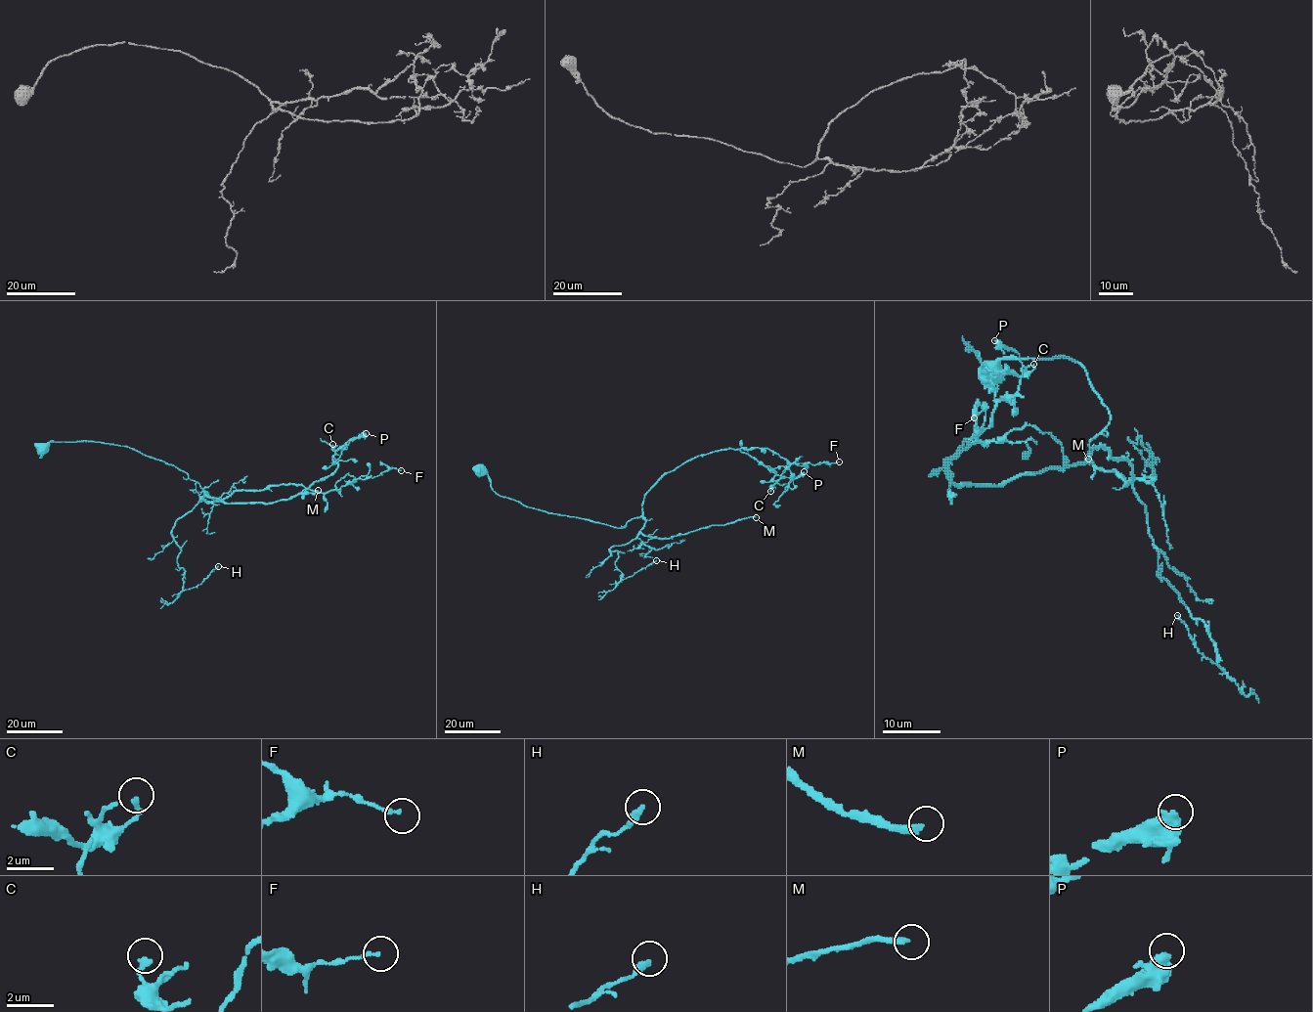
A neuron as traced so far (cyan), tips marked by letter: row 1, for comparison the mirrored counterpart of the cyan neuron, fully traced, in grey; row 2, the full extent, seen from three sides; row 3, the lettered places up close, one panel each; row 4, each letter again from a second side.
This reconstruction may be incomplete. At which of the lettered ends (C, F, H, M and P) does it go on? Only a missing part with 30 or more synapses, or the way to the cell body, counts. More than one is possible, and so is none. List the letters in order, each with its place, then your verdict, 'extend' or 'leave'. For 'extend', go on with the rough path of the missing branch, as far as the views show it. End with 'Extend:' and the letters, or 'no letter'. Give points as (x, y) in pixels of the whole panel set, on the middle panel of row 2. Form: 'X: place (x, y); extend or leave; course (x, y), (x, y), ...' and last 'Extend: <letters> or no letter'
C: place (770, 491); leave
F: place (839, 462); leave
H: place (656, 560); leave
M: place (756, 517); extend; course (756, 517), (803, 473), (803, 466), (794, 449), (763, 443), (747, 443), (742, 448)
P: place (804, 471); leave
Extend: M

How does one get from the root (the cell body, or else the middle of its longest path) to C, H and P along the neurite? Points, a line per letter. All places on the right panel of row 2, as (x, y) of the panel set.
C: (989, 372), (1071, 358), (1110, 422), (1082, 463), (956, 485), (947, 464), (995, 409), (983, 366), (1033, 364)
H: (989, 372), (1060, 357), (1085, 369), (1110, 412), (1086, 459), (1146, 506), (1158, 574), (1217, 665), (1177, 615)
P: (989, 372), (1071, 358), (1110, 422), (1082, 463), (956, 485), (947, 464), (1021, 384), (1019, 355), (994, 340)

